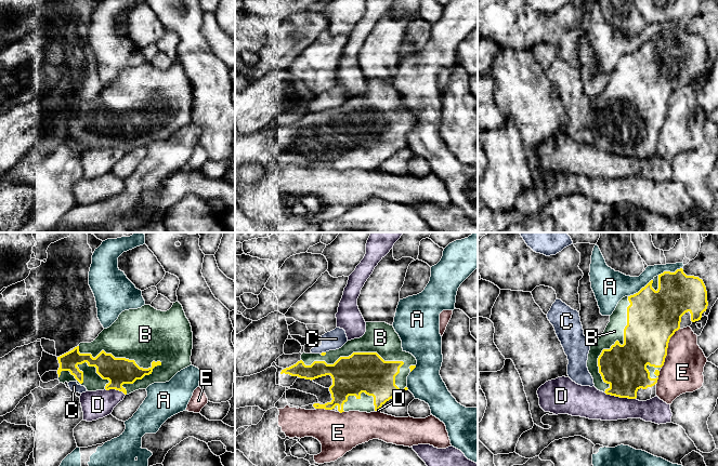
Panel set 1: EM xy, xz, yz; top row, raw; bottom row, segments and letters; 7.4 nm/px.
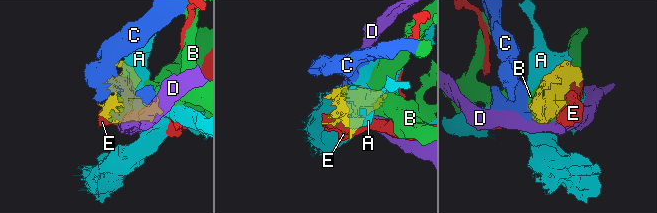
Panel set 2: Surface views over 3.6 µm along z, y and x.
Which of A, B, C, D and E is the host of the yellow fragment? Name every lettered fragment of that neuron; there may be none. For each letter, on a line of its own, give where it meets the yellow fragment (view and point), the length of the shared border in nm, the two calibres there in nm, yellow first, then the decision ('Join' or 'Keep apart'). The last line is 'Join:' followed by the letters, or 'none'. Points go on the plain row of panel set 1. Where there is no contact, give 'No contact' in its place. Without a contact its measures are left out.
A: Touches yellow at yz (641, 47). Shared border 220 nm. Thickness 400 nm (yellow) against 240 nm. Keep apart
B: Touches yellow at xy (118, 116). Shared border 650 nm. Thickness 200 nm (yellow) against 400 nm. Join
C: Touches yellow at xz (323, 110). Shared border 40 nm. Thickness 30 nm (yellow) against 140 nm. Keep apart
D: Touches yellow at yz (619, 155). Shared border 240 nm. Thickness 340 nm (yellow) against 240 nm. Keep apart
E: Touches yellow at yz (667, 105). Shared border 320 nm. Thickness 400 nm (yellow) against 300 nm. Keep apart
Join: B

